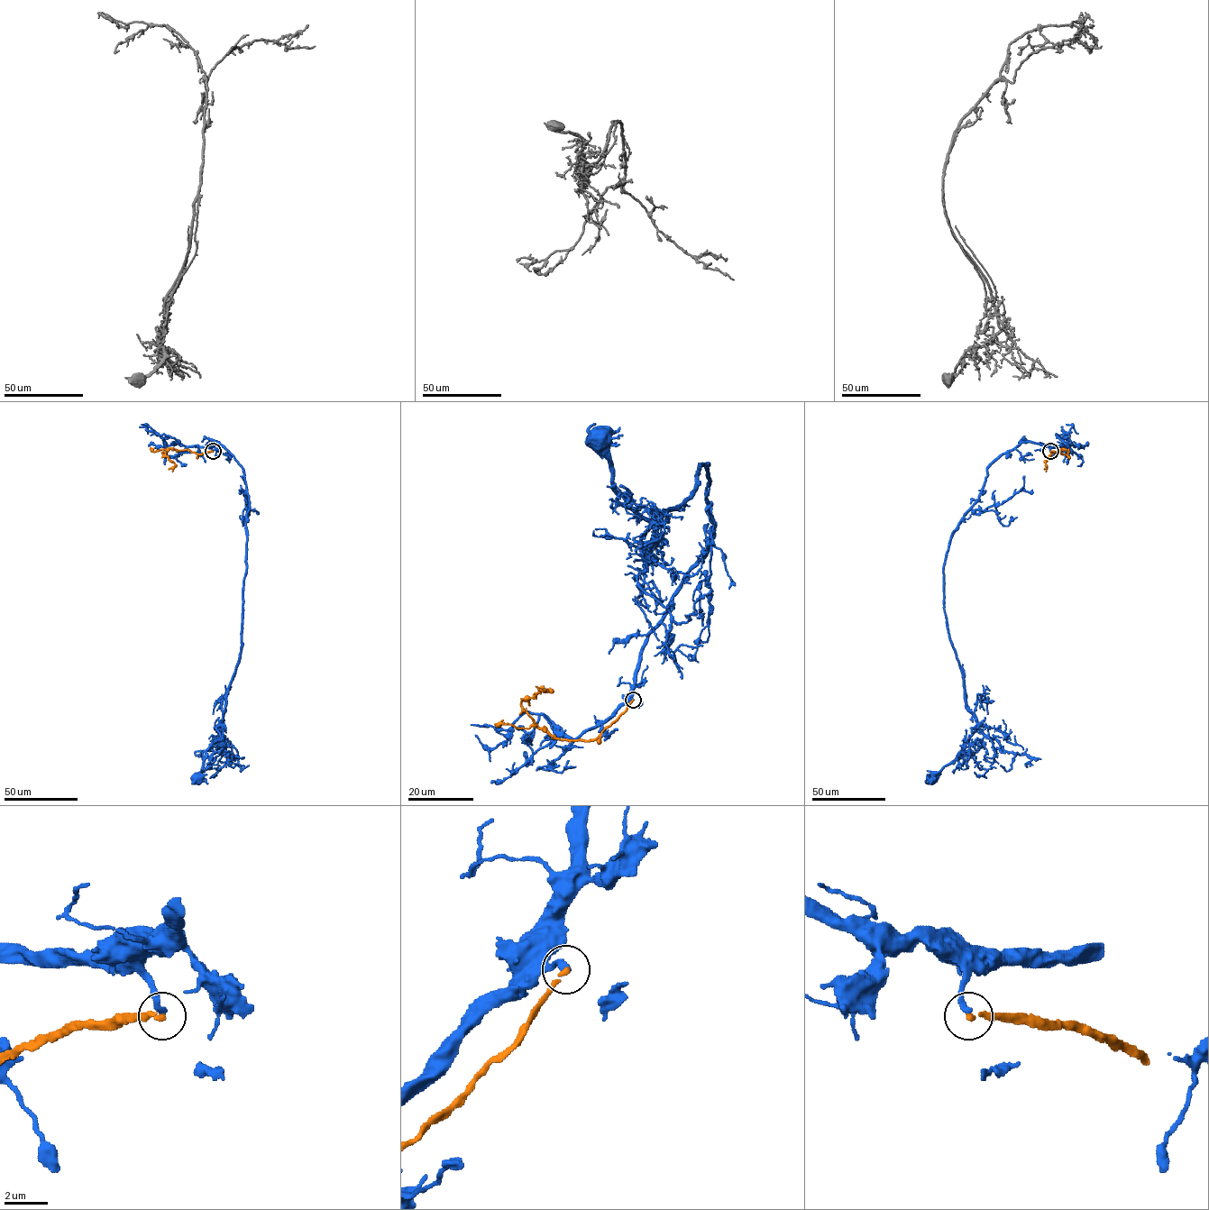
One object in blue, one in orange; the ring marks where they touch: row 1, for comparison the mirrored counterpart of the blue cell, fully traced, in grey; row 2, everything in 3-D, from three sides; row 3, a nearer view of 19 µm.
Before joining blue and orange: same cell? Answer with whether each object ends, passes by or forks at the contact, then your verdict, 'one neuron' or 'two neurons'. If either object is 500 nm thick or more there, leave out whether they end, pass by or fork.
blue ends; orange ends; two neurons

